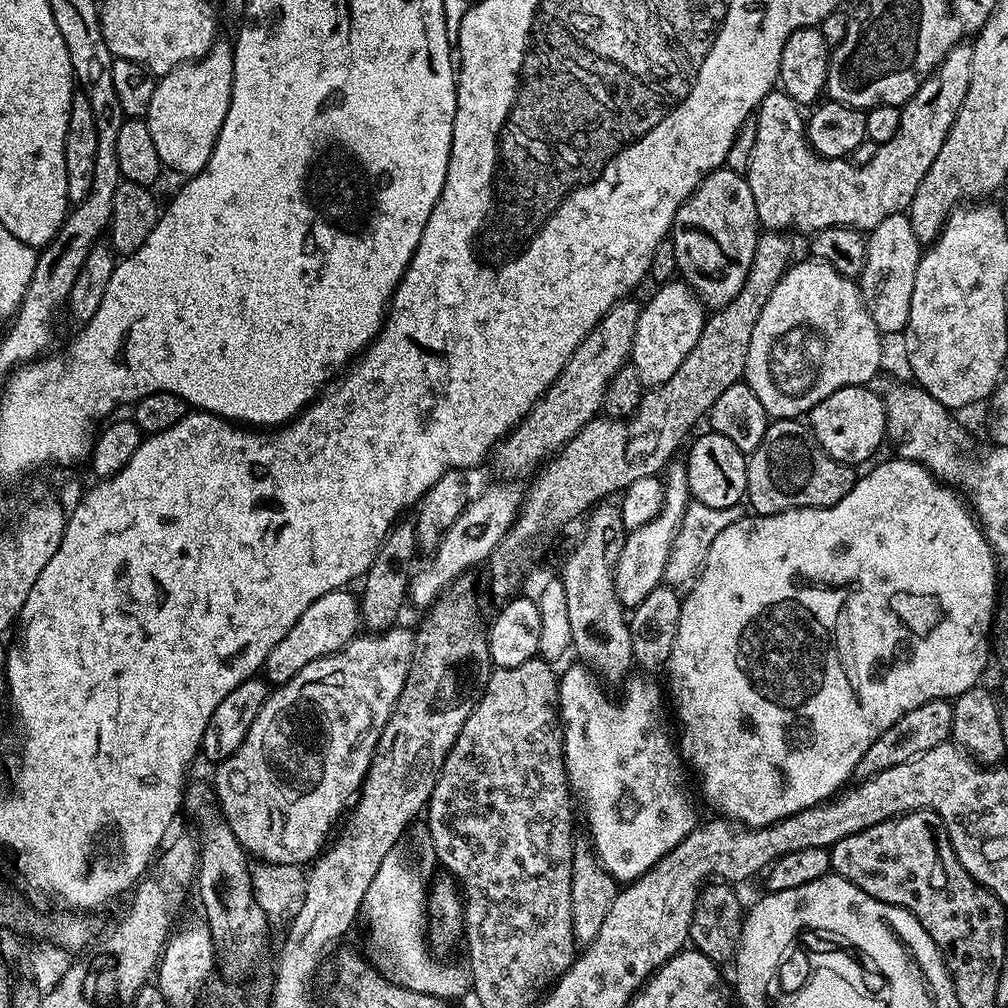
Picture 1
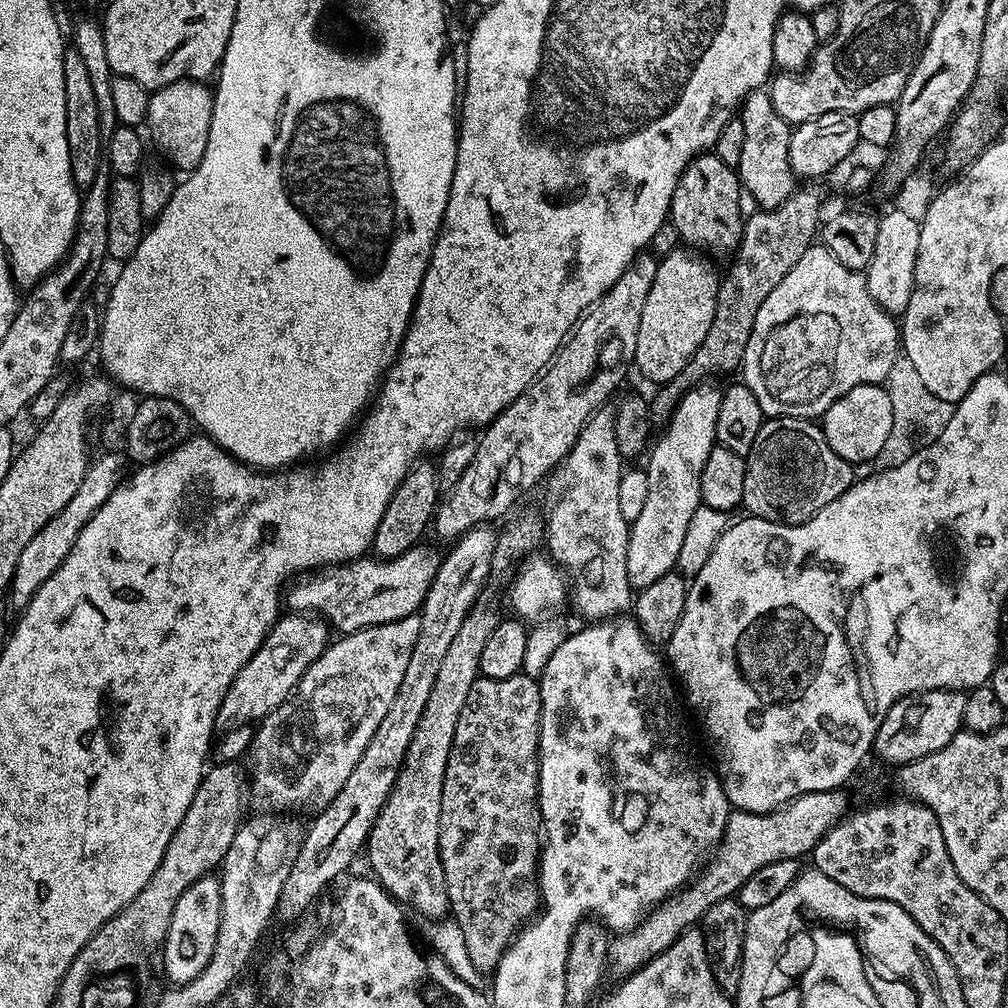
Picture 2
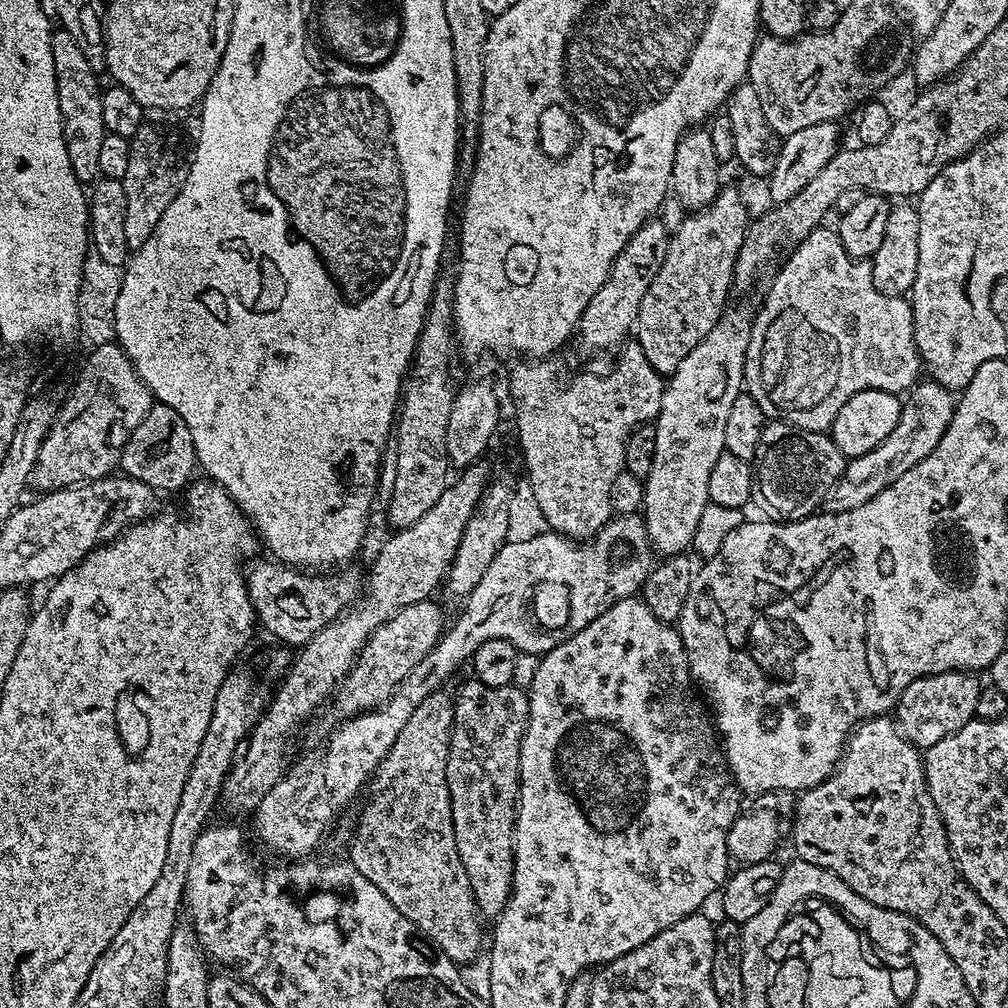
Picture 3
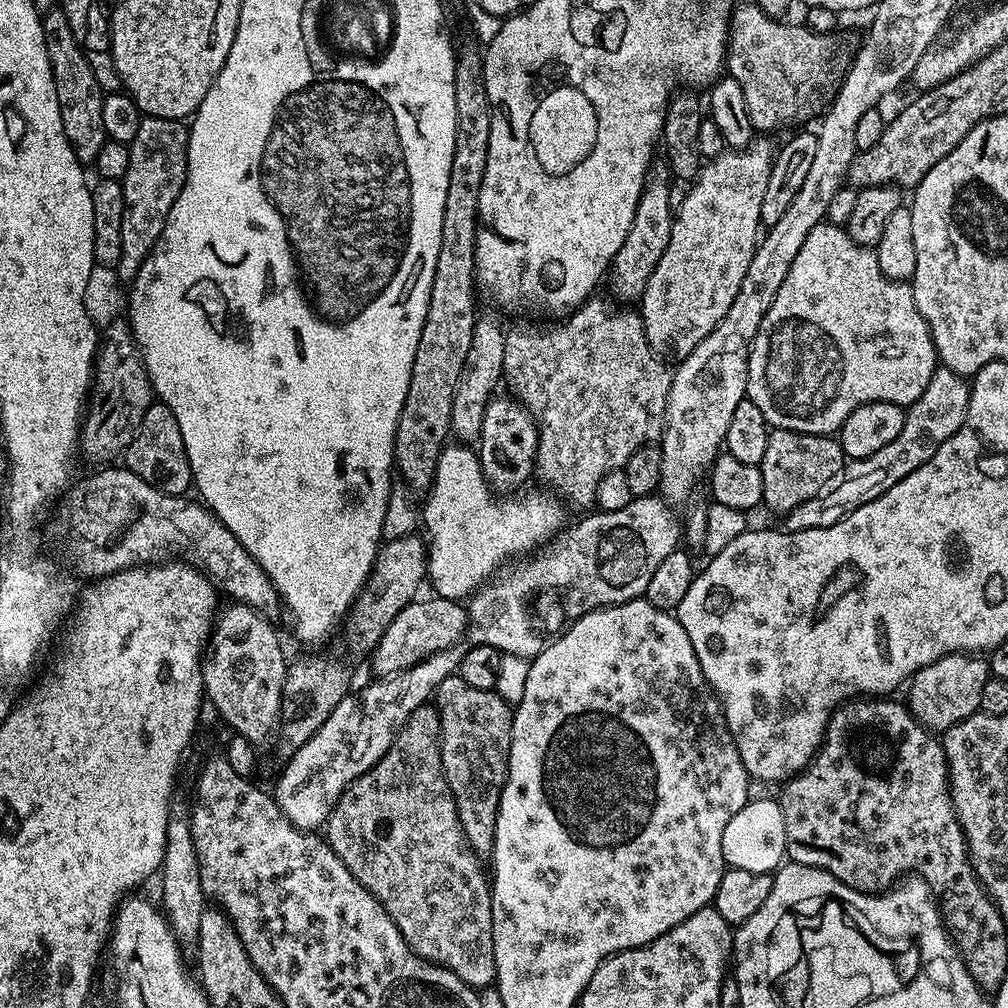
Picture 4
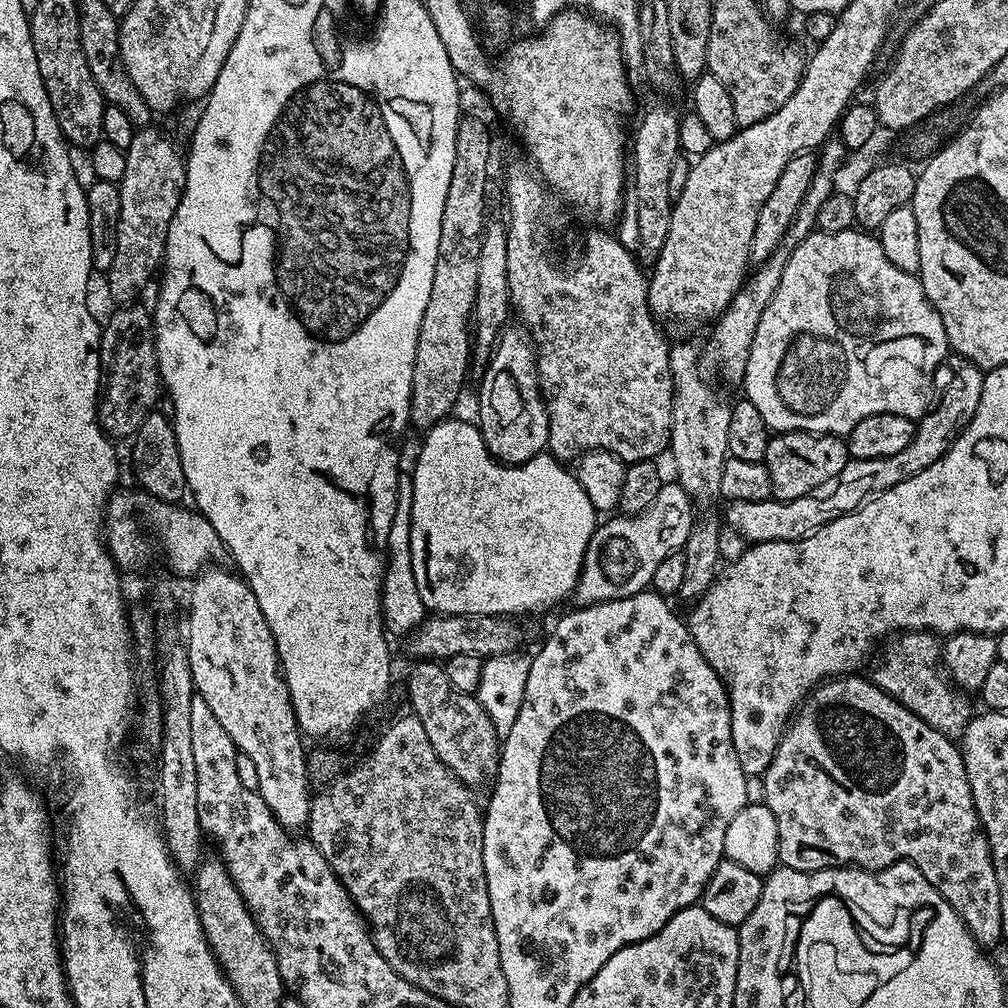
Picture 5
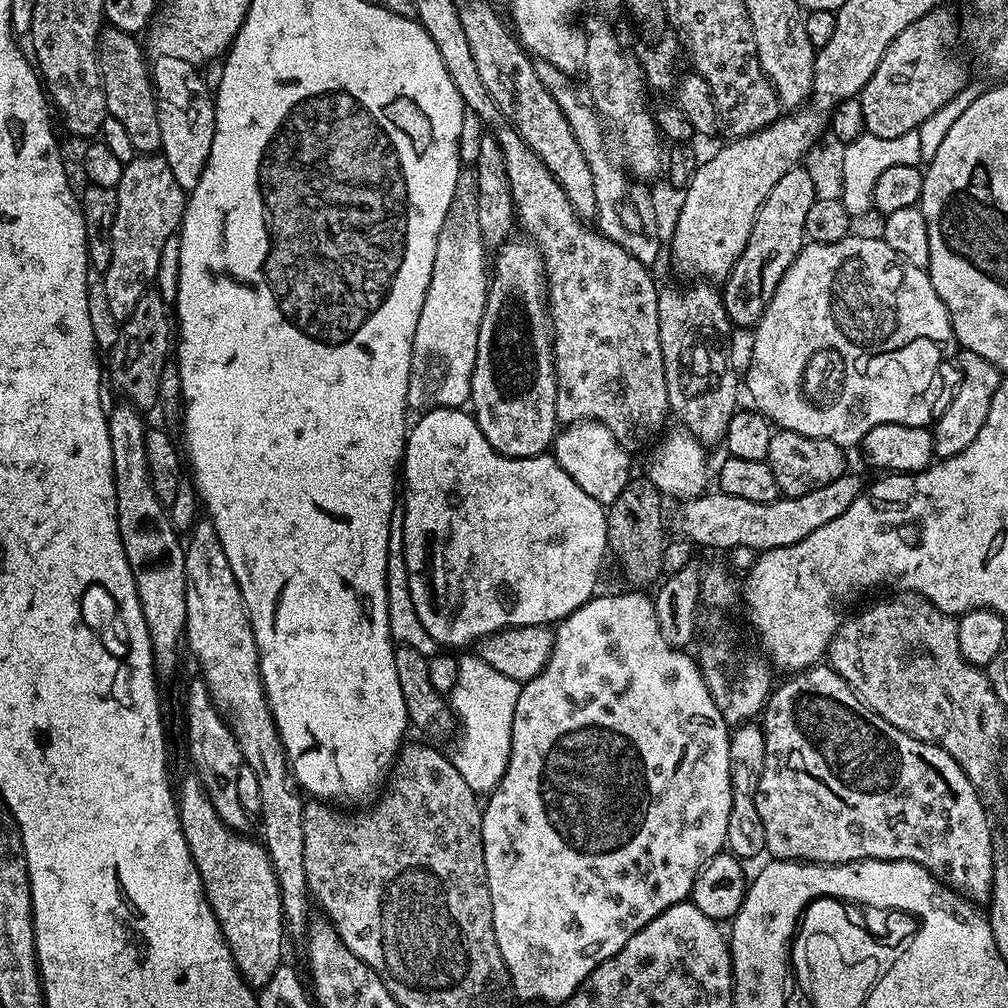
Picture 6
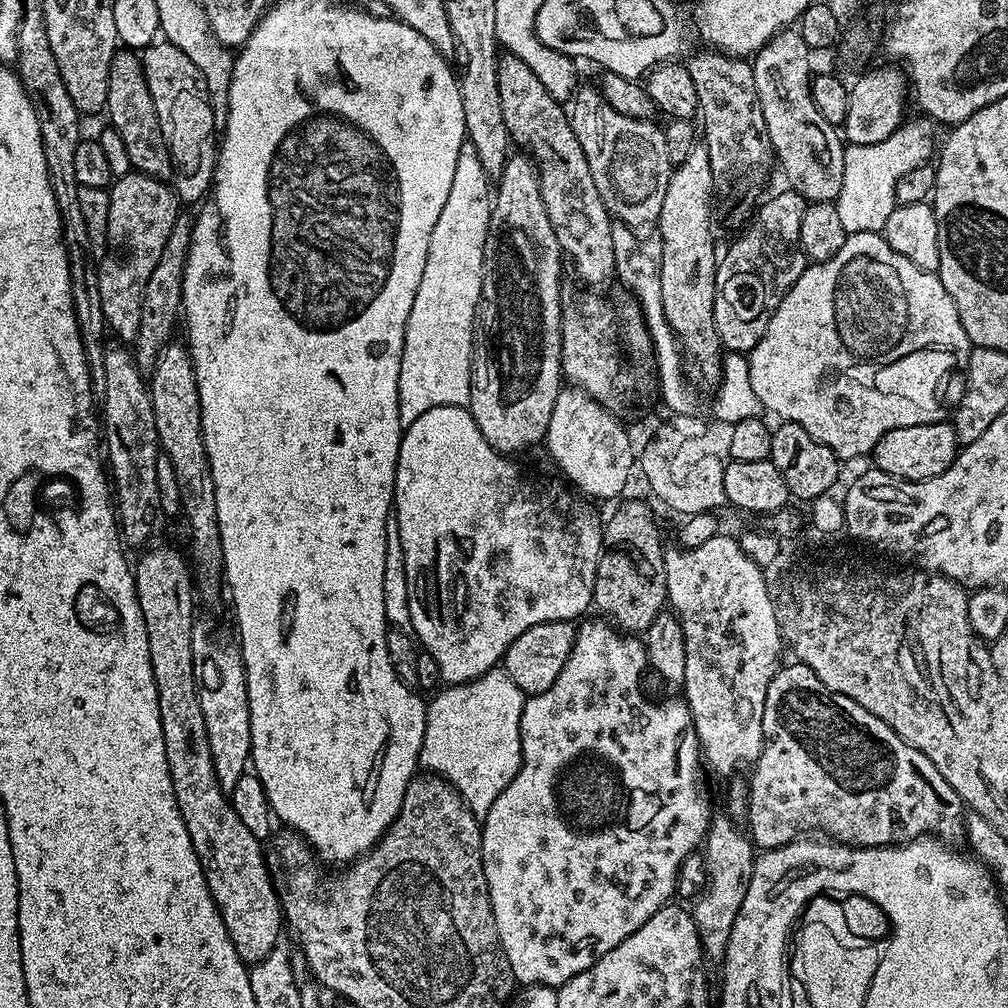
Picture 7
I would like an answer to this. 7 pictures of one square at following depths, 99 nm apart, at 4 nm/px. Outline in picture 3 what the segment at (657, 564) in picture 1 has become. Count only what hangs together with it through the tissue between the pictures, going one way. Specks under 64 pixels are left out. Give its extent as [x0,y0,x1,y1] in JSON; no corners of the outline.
[642,304,754,555]

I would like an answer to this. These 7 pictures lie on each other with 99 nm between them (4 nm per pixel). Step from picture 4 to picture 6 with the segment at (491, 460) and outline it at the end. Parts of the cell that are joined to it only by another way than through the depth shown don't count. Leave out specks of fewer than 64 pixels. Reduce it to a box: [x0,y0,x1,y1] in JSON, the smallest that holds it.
[470,238,558,458]

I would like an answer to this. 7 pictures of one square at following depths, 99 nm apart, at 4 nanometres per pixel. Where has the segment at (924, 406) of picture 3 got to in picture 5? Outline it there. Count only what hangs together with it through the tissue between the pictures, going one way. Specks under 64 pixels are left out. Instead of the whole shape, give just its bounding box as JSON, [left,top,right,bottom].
[724,358,984,544]

